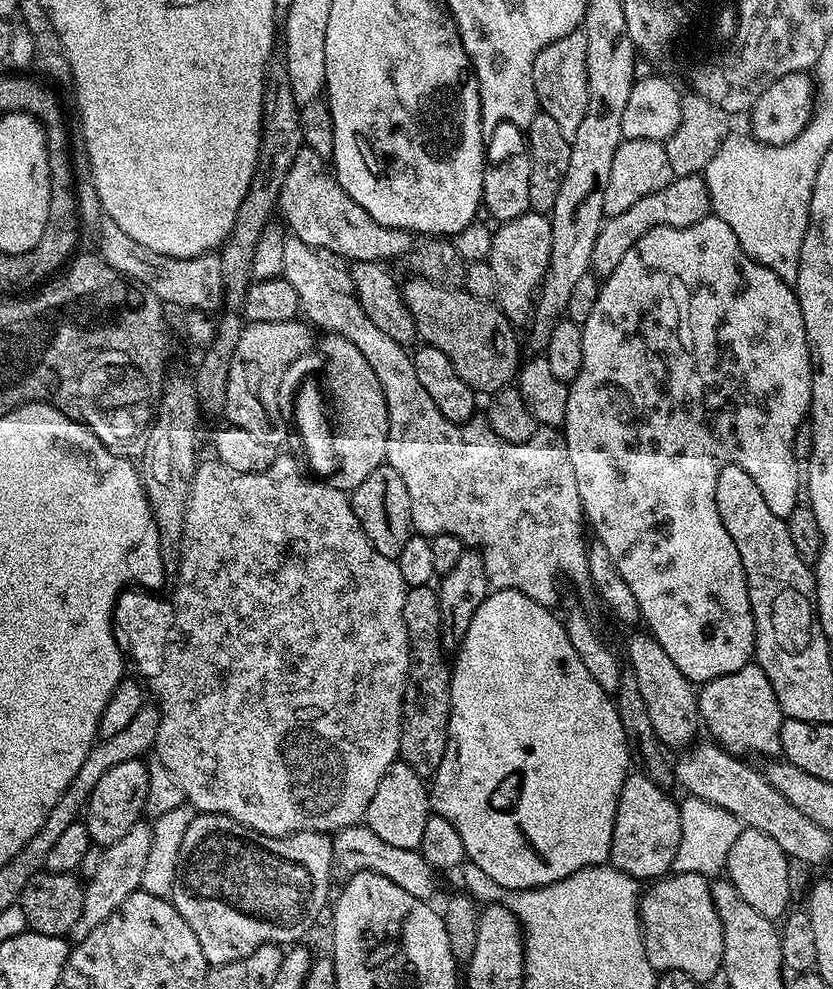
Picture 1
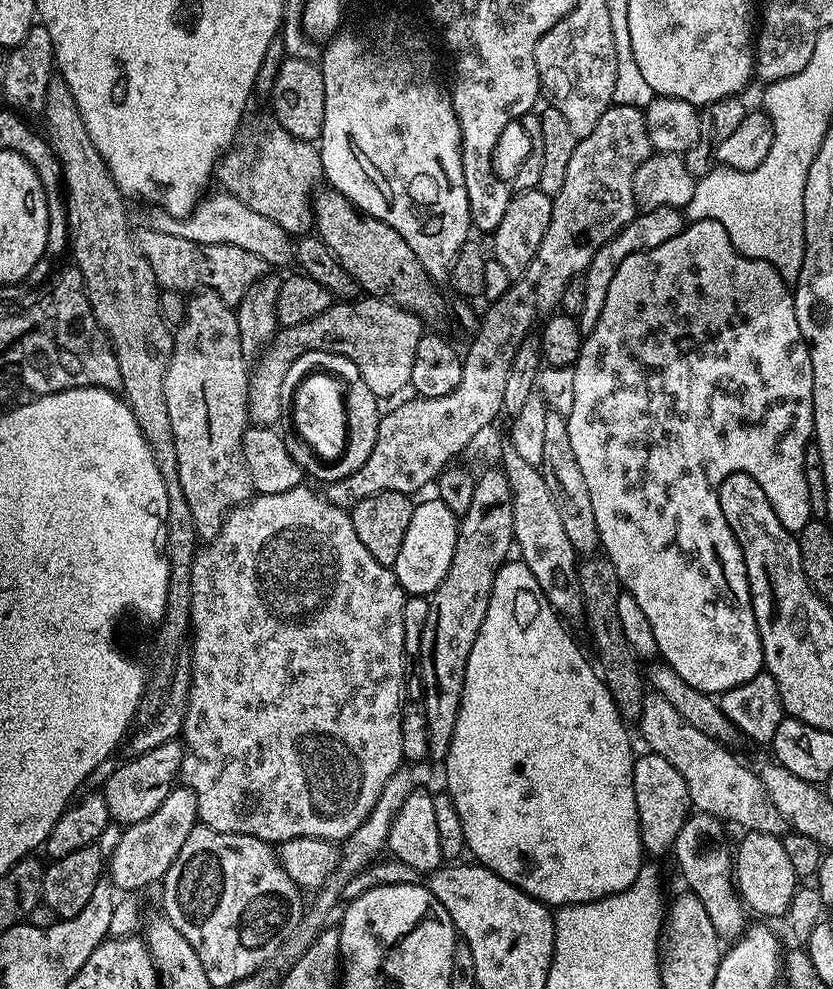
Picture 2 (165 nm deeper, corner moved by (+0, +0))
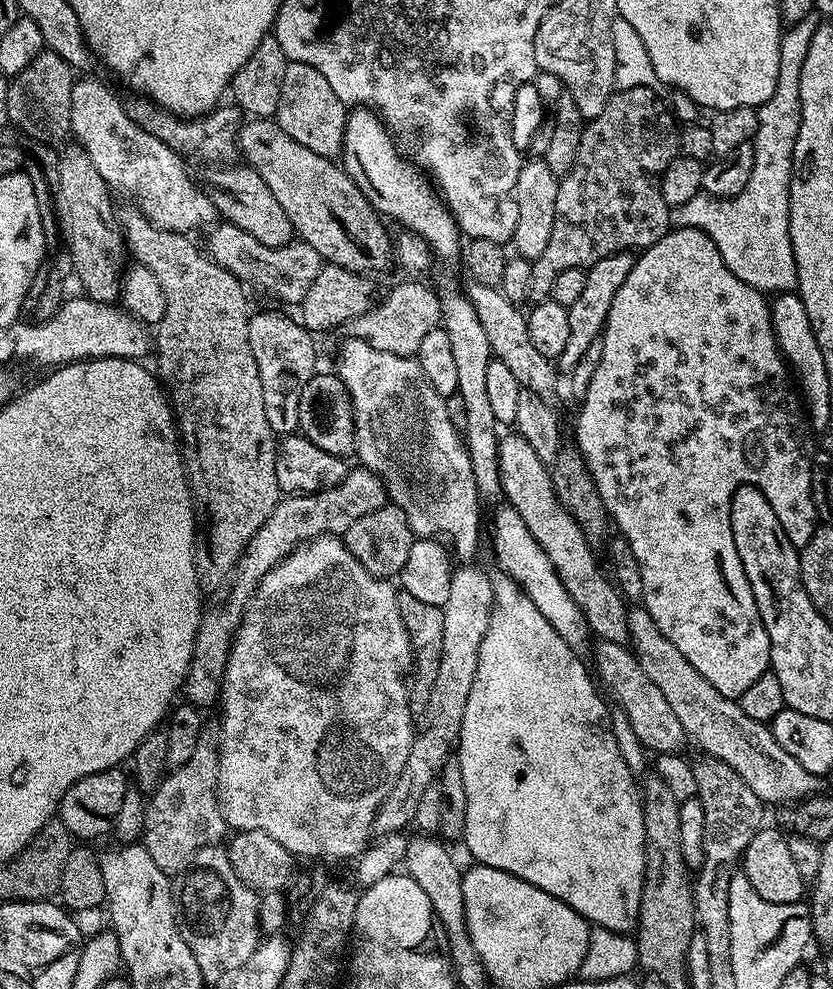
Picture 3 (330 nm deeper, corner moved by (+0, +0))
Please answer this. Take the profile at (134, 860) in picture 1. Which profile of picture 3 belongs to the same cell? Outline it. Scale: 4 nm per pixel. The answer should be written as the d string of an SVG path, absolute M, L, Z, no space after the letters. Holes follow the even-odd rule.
M208 734L201 735L190 759L182 766L171 769L151 793L144 810L142 843L150 858L154 858L158 870L179 874L195 852L211 844L219 845L225 839L224 815L216 797L219 765L217 741L213 737L211 740Z

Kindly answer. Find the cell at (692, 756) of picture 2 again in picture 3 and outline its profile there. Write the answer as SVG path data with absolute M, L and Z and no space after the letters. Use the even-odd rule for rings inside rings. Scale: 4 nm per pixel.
M599 641L596 646L594 662L592 661L595 675L603 689L610 692L614 700L612 702L623 710L626 718L630 718L630 726L634 726L634 734L638 734L645 749L652 754L679 753L684 740L686 741L682 722L678 722L674 710L670 710L662 690L658 690L658 686L654 686L650 678L646 678L636 653L625 644Z

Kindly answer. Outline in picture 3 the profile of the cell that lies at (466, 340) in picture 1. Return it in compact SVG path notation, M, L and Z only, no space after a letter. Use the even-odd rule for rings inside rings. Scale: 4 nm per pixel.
M272 118L241 123L238 152L242 160L244 156L243 163L270 186L282 210L286 210L286 218L290 218L293 233L314 246L321 261L365 274L377 274L393 263L394 240L384 229L385 221L335 159L306 150Z

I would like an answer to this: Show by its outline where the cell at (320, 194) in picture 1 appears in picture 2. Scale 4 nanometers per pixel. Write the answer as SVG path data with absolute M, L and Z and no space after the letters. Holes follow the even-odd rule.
M249 115L241 124L236 143L220 158L215 179L228 195L246 202L270 222L278 222L290 234L304 234L314 224L314 193L324 167L313 141L294 138L271 115Z

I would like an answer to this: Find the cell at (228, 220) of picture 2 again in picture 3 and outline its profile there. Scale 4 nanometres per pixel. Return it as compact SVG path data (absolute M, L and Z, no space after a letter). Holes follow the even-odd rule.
M80 78L75 81L73 93L70 97L70 122L71 135L75 143L86 150L90 162L94 162L98 174L108 183L113 193L121 192L122 195L132 195L131 203L143 212L147 220L159 228L171 232L191 233L191 228L204 228L207 224L215 225L218 213L214 202L210 202L208 193L199 183L192 181L190 173L184 169L185 161L166 142L158 142L154 134L146 134L142 126L130 122L130 114L126 114L124 100L116 97L104 84L99 84L92 78Z

